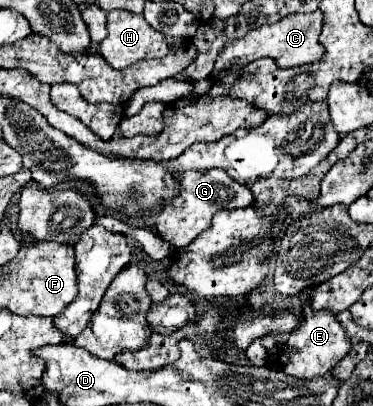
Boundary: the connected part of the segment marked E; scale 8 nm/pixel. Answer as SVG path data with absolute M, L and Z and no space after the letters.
M309 309L309 311L303 311L303 319L305 321L291 333L283 349L283 355L279 357L279 363L281 363L281 371L285 371L291 377L313 379L313 377L325 375L333 367L333 363L345 357L345 353L349 351L349 337L341 327L339 319L329 311L313 313Z

